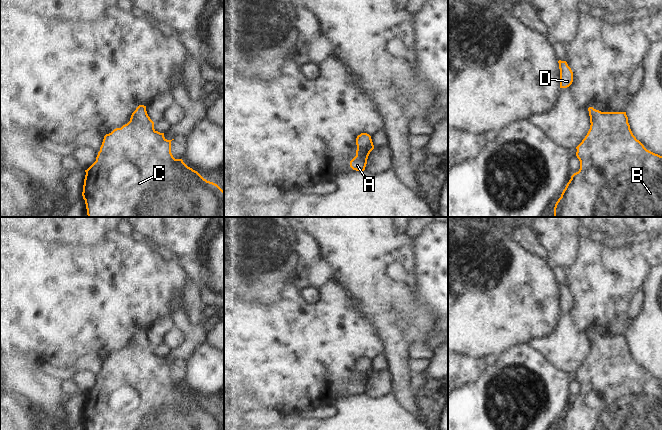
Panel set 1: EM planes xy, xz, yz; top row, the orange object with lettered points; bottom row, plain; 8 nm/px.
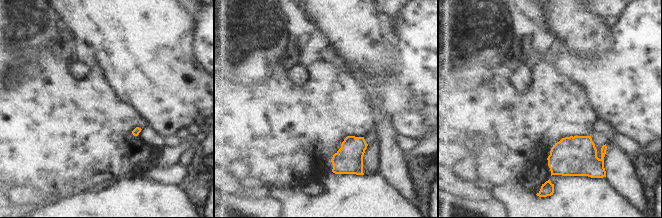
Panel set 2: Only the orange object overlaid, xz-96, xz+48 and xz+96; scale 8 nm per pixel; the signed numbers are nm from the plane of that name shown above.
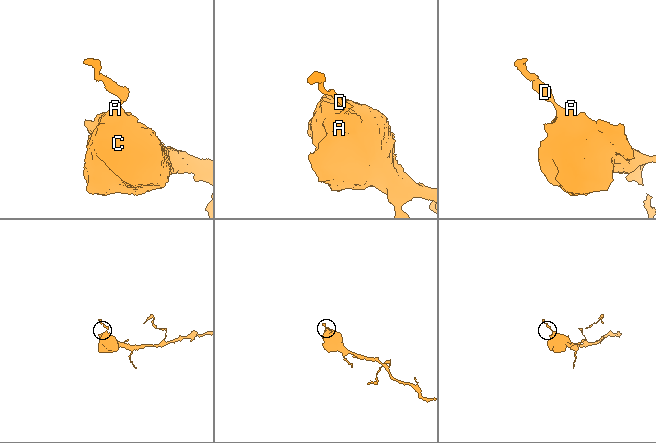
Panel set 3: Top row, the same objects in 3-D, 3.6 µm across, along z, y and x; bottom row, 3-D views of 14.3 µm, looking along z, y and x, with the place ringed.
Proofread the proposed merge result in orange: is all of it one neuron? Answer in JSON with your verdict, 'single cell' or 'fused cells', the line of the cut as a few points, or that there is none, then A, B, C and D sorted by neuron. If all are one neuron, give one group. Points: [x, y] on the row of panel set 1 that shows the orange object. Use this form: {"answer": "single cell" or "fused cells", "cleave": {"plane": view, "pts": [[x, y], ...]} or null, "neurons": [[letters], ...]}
{"answer": "single cell", "cleave": null, "neurons": [["A", "B", "C", "D"]]}

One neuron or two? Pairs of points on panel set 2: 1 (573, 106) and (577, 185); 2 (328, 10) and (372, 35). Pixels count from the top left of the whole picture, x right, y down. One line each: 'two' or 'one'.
1: two
2: one

